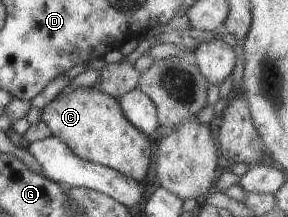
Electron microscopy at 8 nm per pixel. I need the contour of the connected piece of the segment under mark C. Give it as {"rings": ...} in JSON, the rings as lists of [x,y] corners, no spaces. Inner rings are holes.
{"rings":[[[68,83],[63,88],[62,93],[42,109],[41,119],[48,125],[52,135],[66,143],[77,157],[115,168],[119,173],[123,173],[123,175],[135,181],[144,181],[147,171],[149,171],[149,163],[151,163],[151,143],[149,138],[145,137],[141,131],[126,119],[117,99],[97,91],[92,86],[79,87],[79,89],[71,91]]]}

